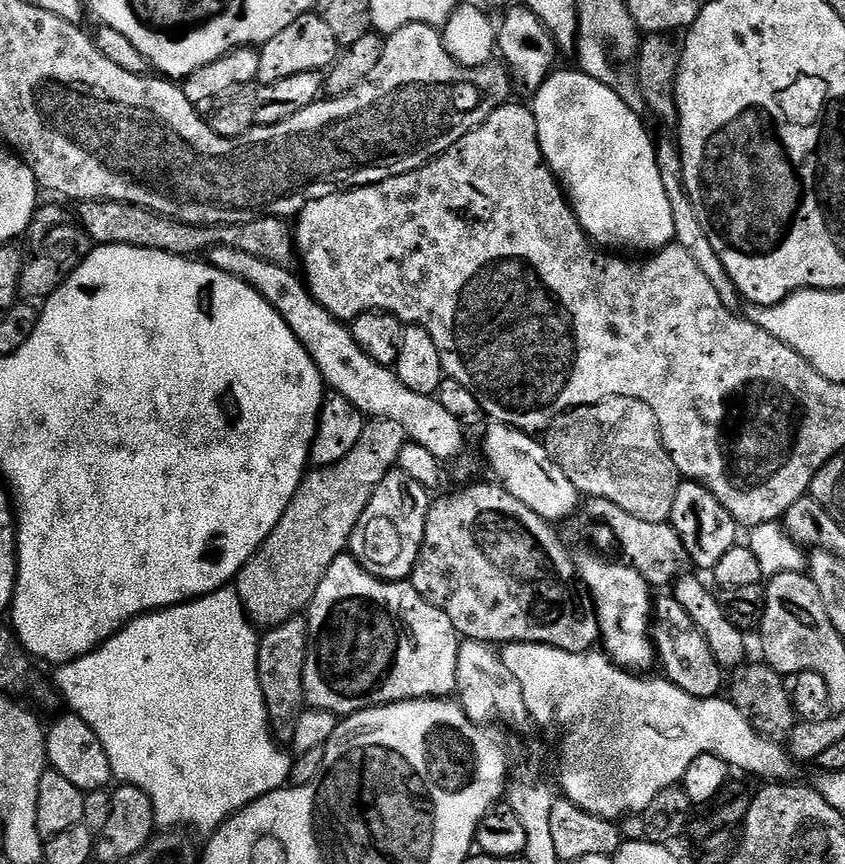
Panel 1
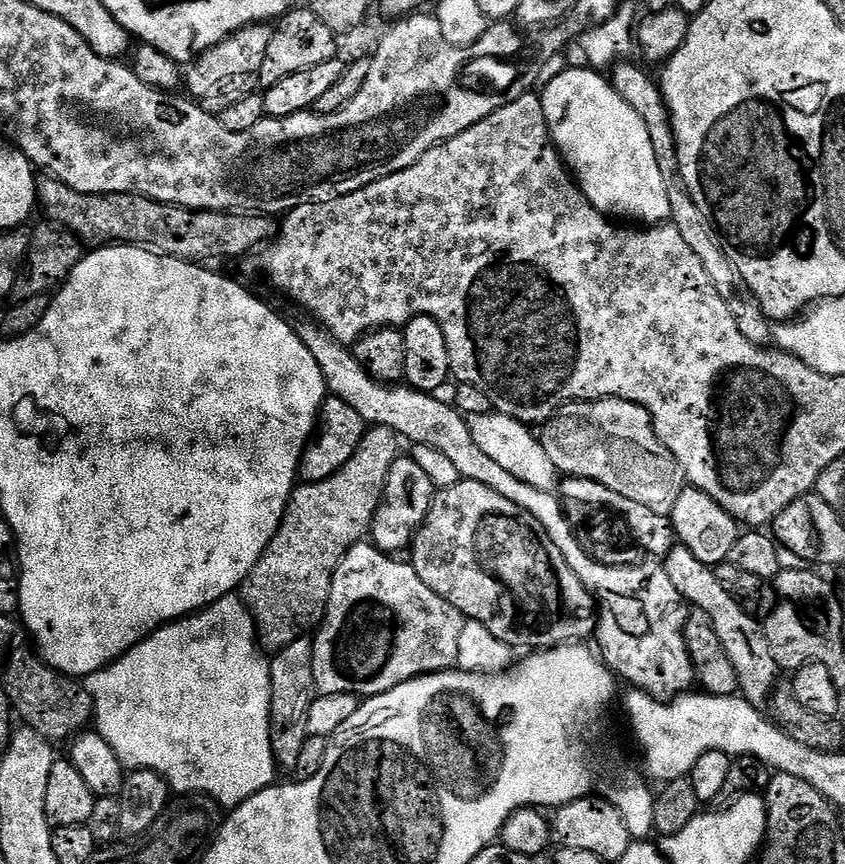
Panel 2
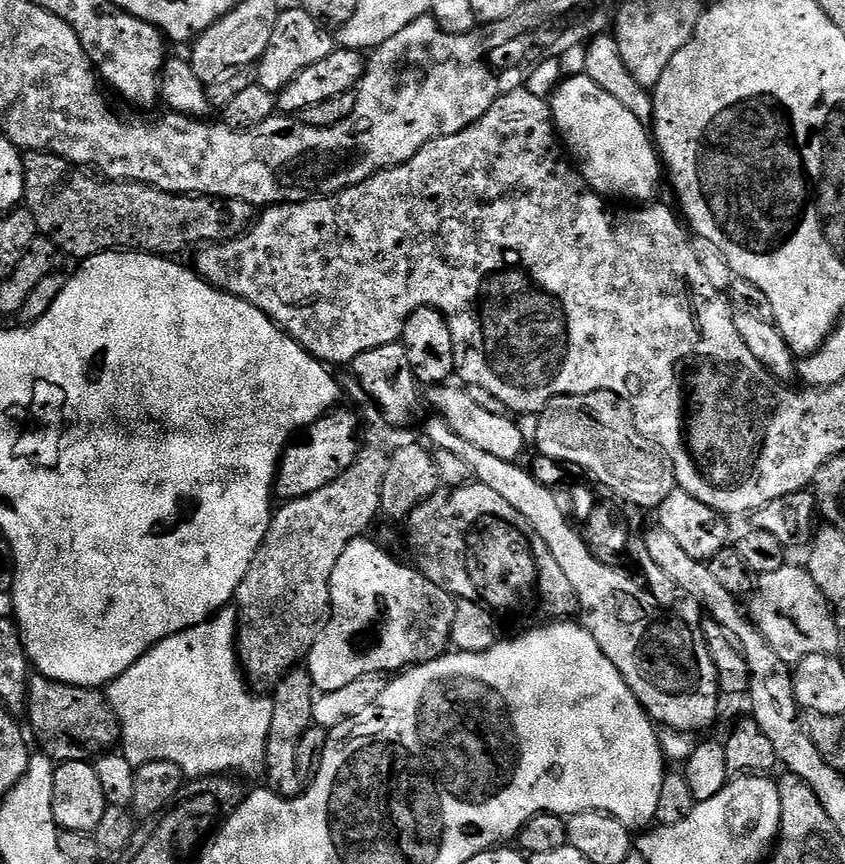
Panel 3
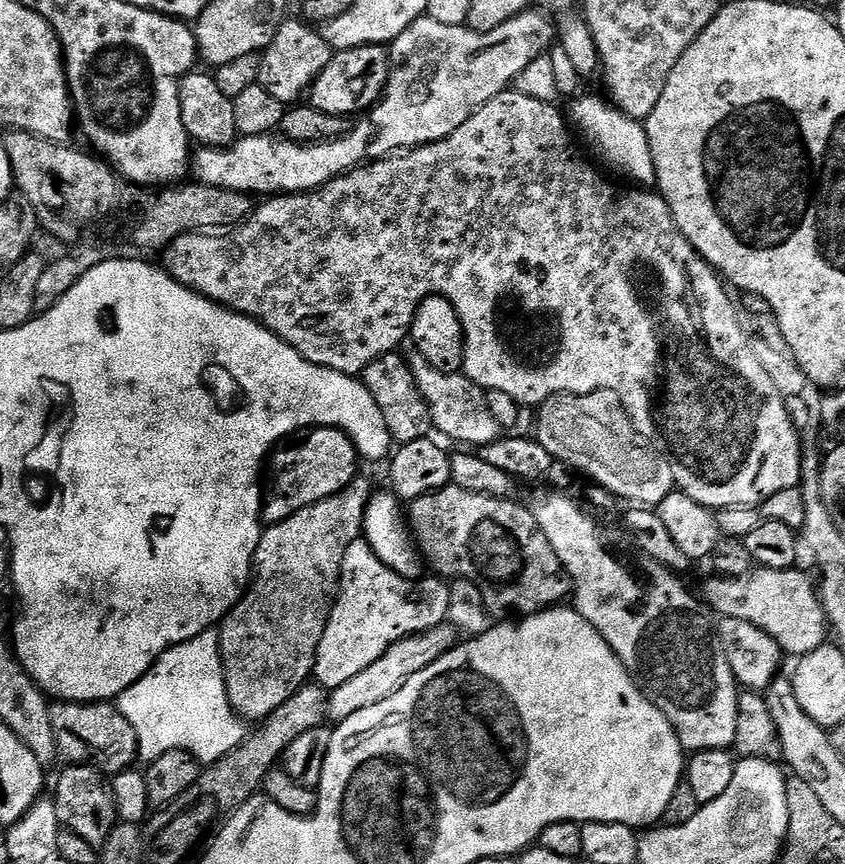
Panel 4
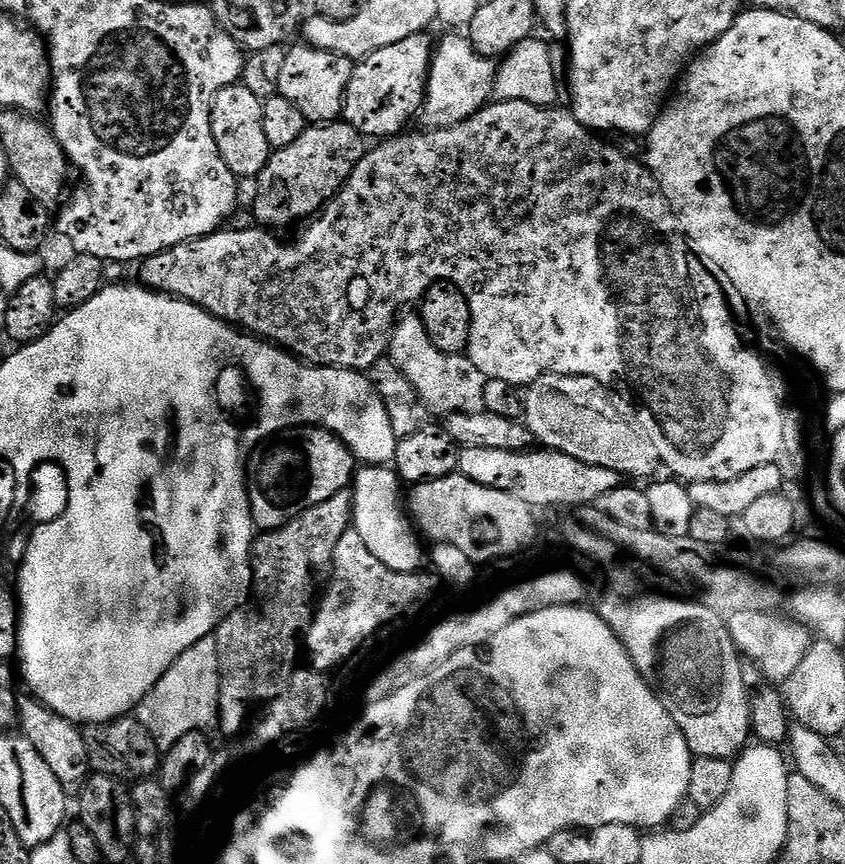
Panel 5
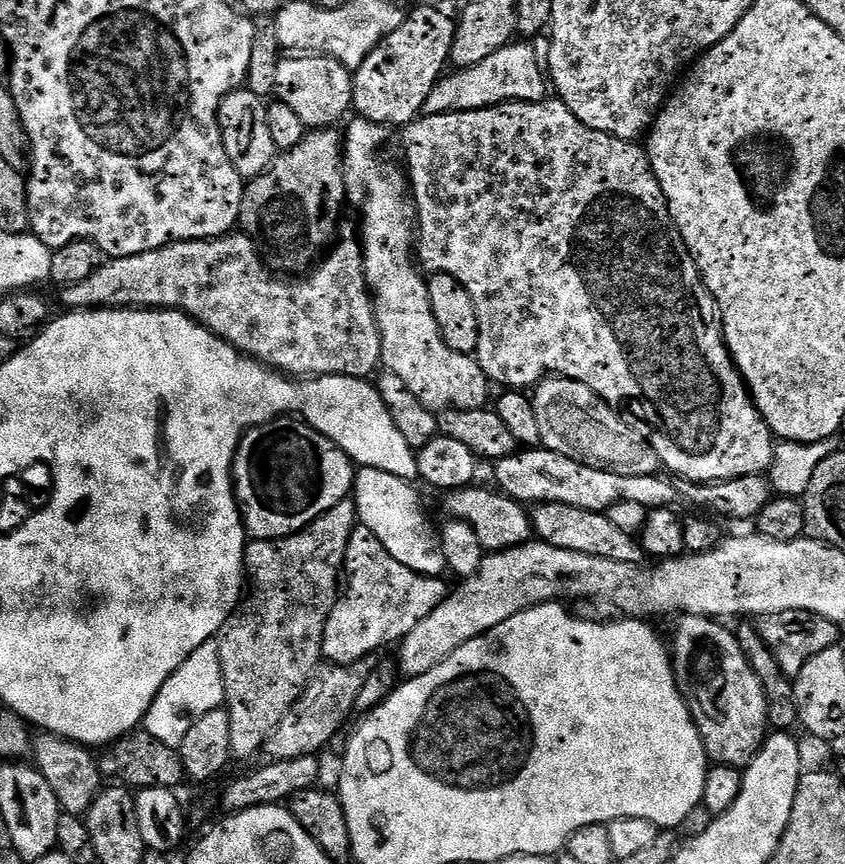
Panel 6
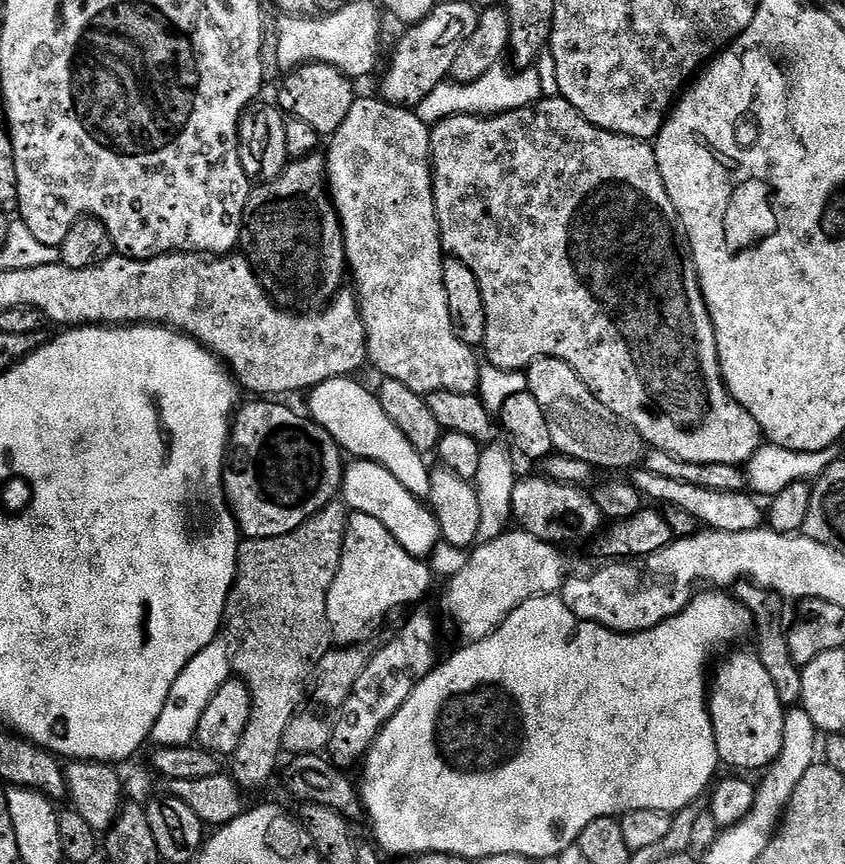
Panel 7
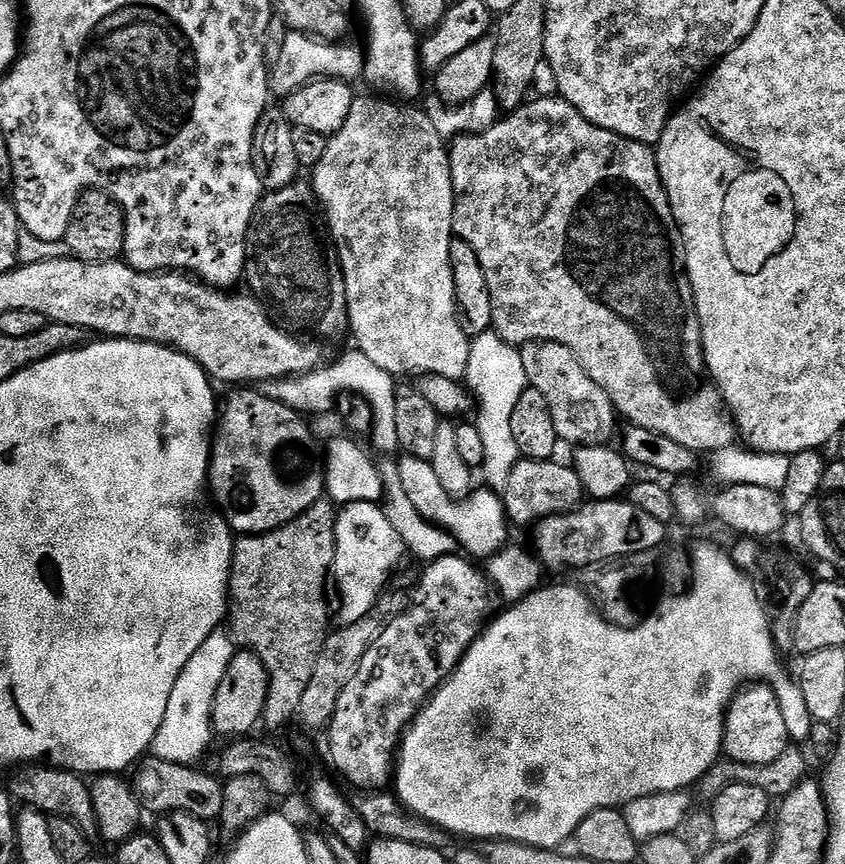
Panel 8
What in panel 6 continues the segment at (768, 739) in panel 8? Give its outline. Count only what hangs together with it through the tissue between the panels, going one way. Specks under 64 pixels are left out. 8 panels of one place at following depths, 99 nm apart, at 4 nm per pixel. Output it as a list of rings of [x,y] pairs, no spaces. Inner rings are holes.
[[[684,614],[676,624],[676,637],[670,640],[674,649],[676,682],[680,685],[687,701],[690,714],[700,731],[704,749],[713,765],[725,764],[744,770],[759,754],[765,737],[769,735],[767,694],[758,674],[751,668],[746,654],[742,652],[731,627],[723,628],[719,619],[699,614]]]

